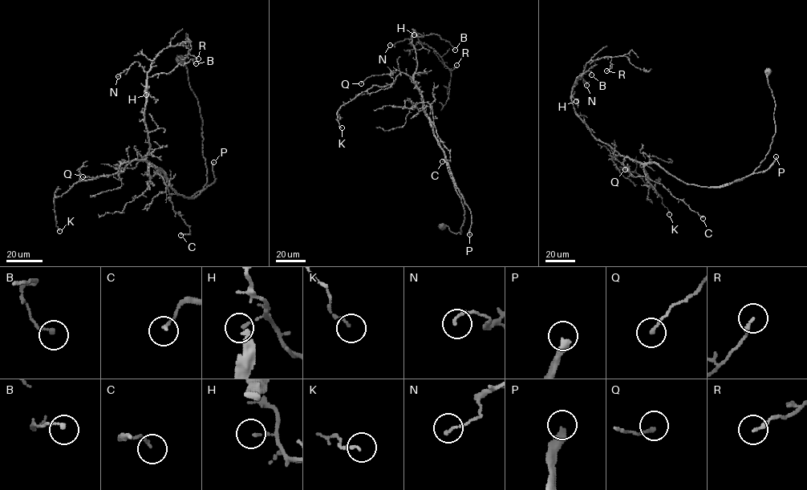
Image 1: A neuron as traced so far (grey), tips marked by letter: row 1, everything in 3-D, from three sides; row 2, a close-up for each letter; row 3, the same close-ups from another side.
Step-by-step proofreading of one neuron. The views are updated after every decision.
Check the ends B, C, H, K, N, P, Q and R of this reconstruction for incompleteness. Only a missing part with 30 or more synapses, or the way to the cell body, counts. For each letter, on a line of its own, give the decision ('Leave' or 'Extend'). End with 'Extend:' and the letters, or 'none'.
B: Leave
C: Leave
H: Leave
K: Leave
N: Leave
P: Extend
Q: Leave
R: Leave
Extend: P

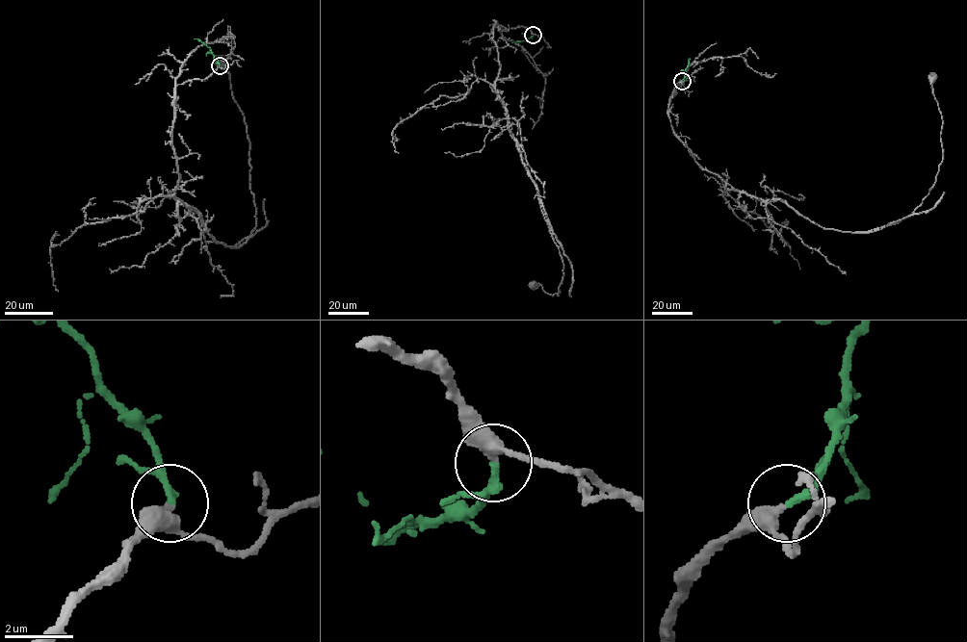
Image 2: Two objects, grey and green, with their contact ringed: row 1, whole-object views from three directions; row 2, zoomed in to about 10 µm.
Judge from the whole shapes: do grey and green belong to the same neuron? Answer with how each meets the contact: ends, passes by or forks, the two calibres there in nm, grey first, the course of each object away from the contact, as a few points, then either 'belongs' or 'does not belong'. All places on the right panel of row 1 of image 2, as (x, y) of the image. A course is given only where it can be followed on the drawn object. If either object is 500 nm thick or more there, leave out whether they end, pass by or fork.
grey passes by; green ends there; 320 nm thick on the grey side, 240 nm on the other; grey runs (681, 81), (668, 116), (704, 169), (823, 227), (863, 232), (908, 217), (935, 181), (943, 123), (933, 77); green runs (682, 81), (689, 58); belongs

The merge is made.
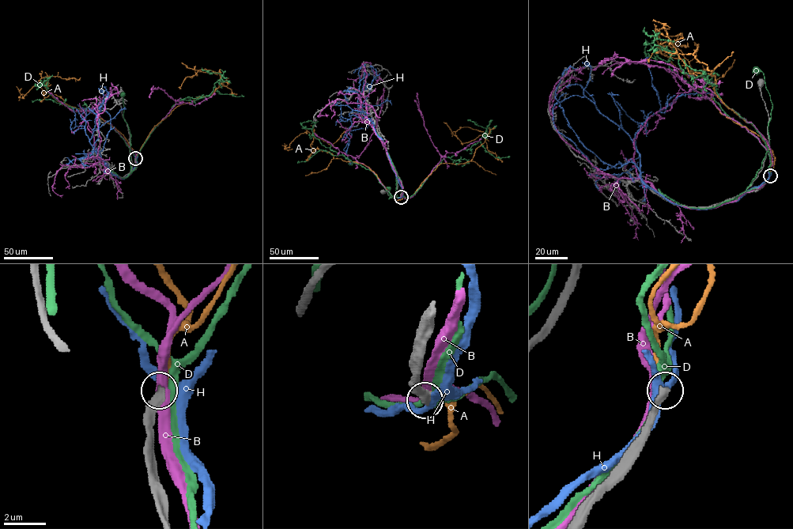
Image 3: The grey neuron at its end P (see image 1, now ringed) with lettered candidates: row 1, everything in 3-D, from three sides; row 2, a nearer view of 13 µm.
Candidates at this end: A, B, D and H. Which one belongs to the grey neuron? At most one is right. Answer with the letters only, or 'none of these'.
none of these

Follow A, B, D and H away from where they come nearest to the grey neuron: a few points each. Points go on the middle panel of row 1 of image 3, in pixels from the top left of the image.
A: (401, 197), (413, 195), (440, 164), (470, 161), (485, 140), (483, 134), (462, 143), (443, 122)
B: (401, 197), (402, 187), (385, 145), (367, 118), (363, 62), (369, 62), (379, 76), (375, 83)
D: (401, 197), (402, 186), (398, 178), (396, 178), (396, 197), (389, 198), (389, 187)
H: (401, 197), (402, 187), (383, 140), (361, 107), (376, 75), (376, 69), (371, 66), (373, 76), (376, 77)

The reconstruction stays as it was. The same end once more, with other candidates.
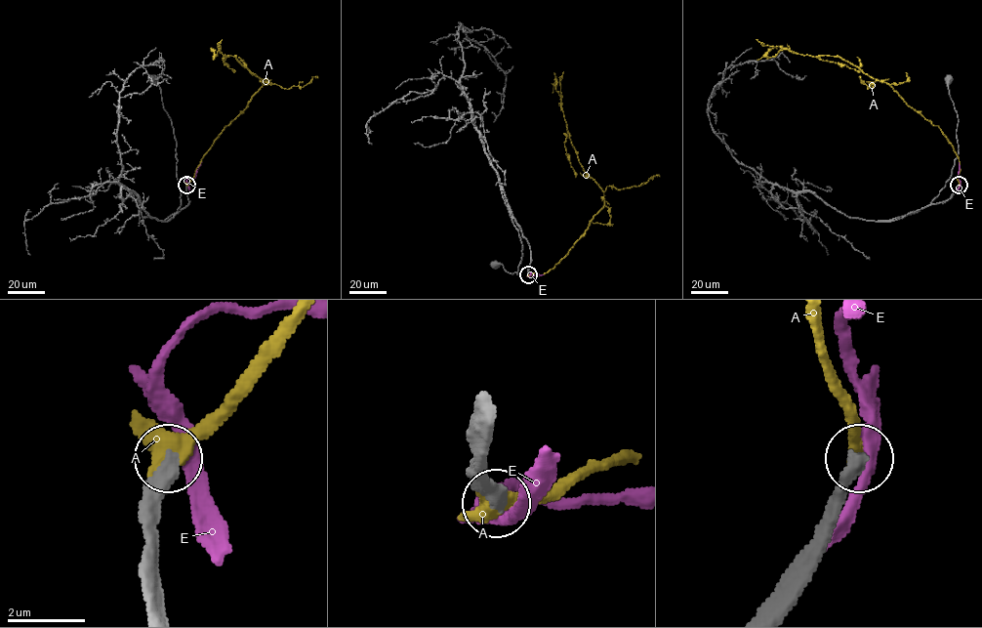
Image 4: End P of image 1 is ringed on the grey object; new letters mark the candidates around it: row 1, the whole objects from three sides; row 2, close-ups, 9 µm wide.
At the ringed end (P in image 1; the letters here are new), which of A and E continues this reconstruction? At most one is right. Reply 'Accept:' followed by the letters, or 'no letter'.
Accept: A

